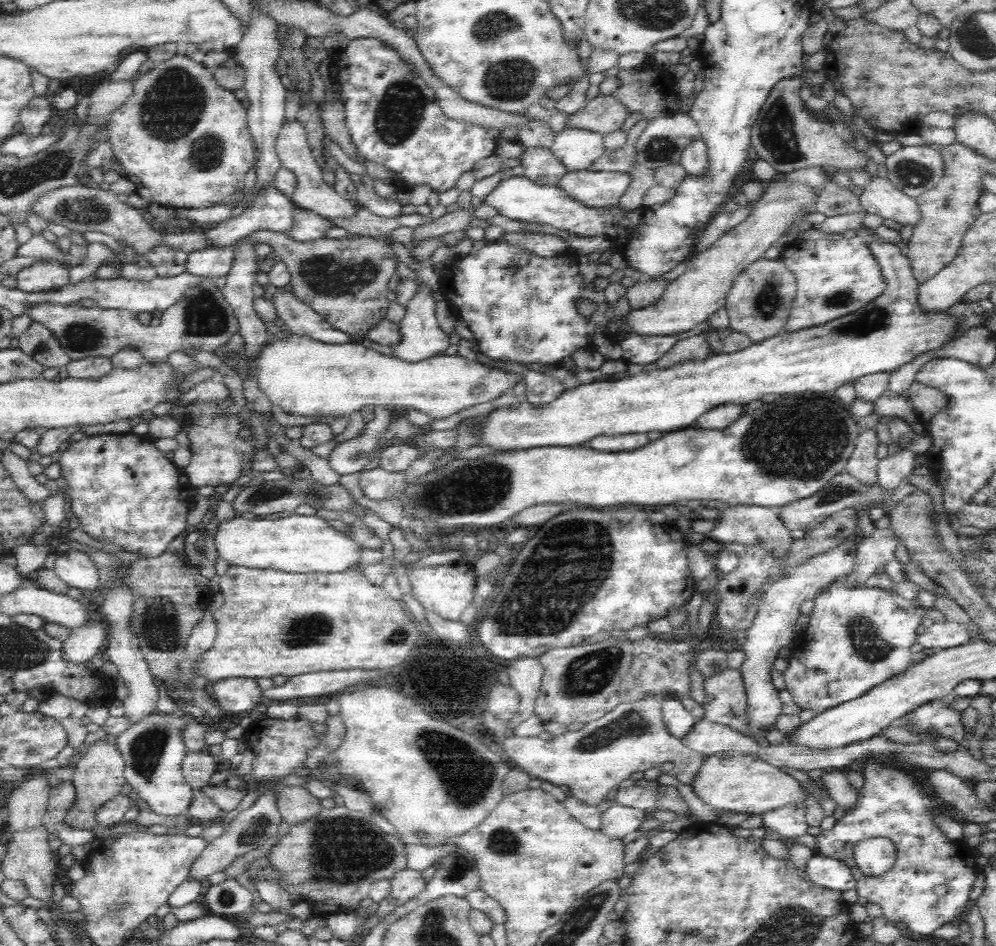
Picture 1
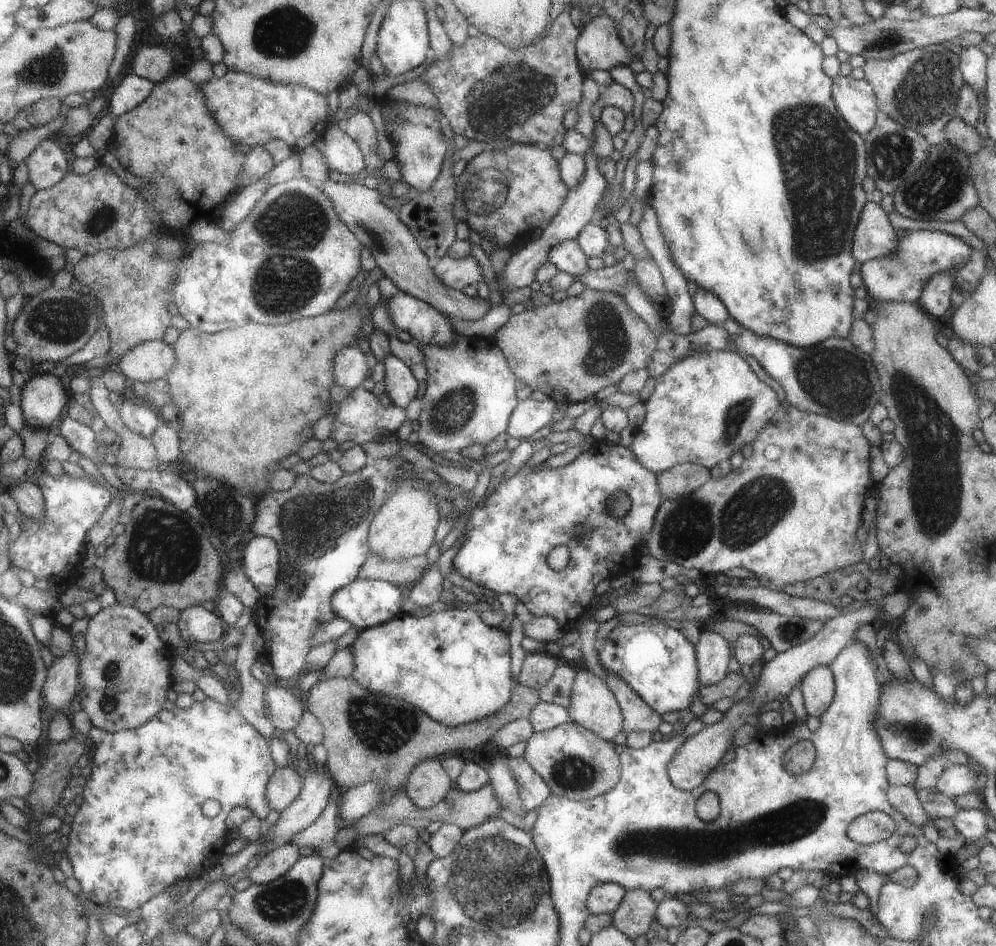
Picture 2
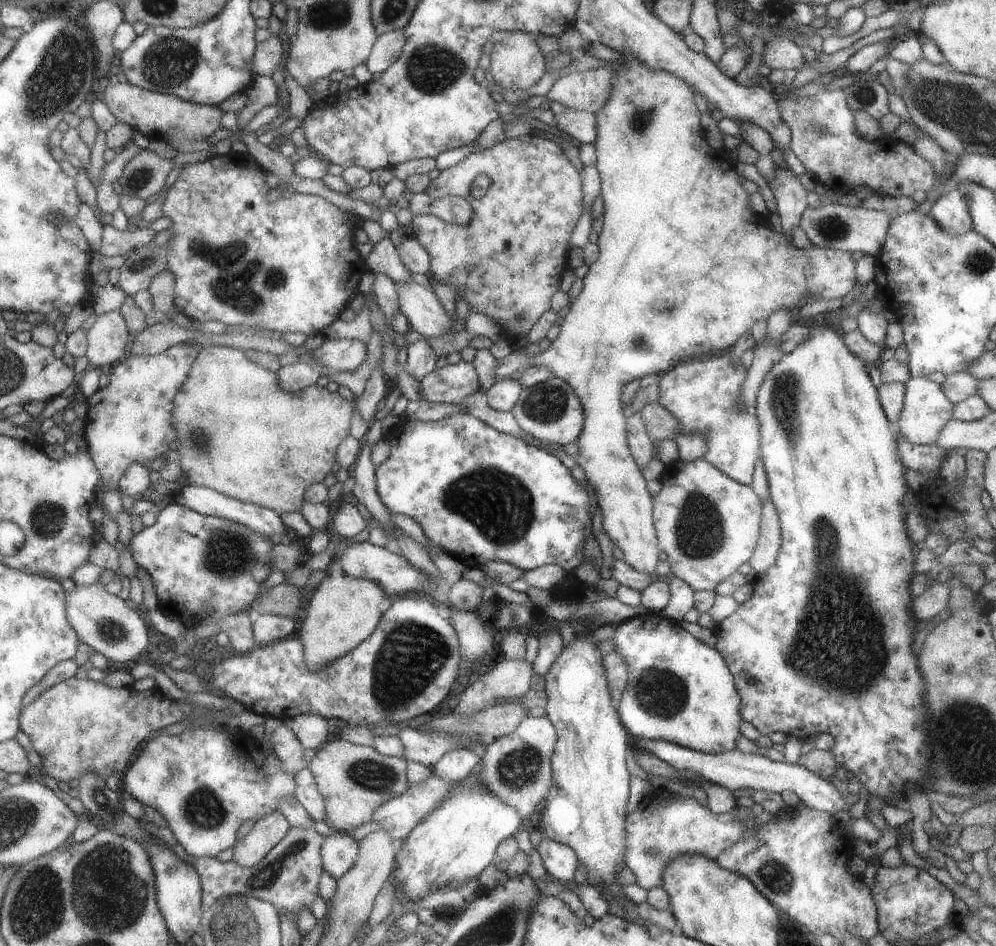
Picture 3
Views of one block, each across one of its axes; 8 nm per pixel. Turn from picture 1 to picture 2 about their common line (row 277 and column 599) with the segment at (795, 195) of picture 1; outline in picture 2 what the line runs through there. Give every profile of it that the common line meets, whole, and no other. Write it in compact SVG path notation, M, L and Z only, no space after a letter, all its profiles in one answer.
M587 669L576 672L571 684L569 704L566 709L568 722L583 726L605 742L613 740L613 737L622 730L622 716L611 690L607 688L607 684L603 680Z

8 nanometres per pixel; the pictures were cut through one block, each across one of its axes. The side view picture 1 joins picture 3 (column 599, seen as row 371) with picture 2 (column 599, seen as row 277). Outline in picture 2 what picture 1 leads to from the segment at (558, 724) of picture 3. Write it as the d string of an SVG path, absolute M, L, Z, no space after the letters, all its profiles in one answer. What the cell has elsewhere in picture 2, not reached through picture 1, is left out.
M599 883L586 894L583 910L588 914L613 914L623 900L626 891L613 883Z

